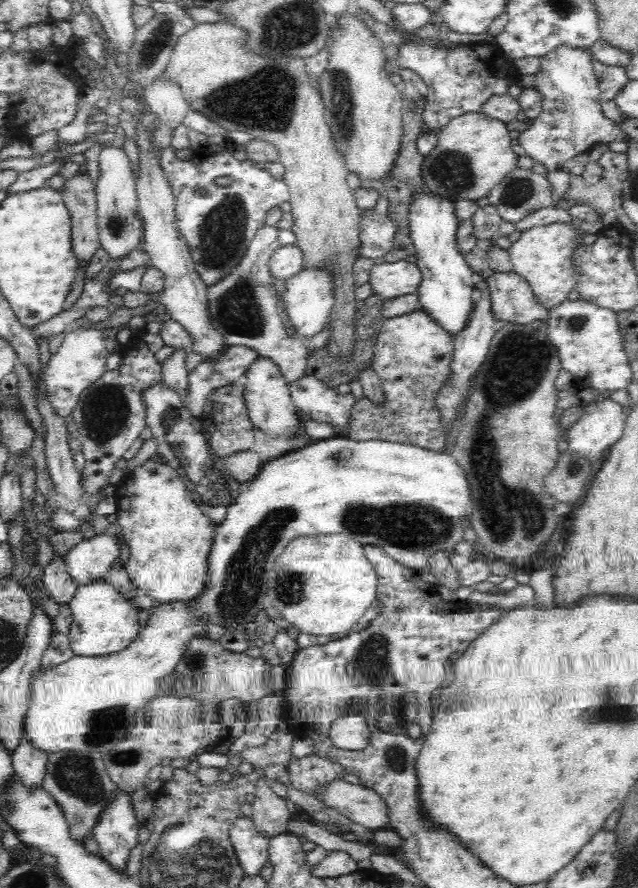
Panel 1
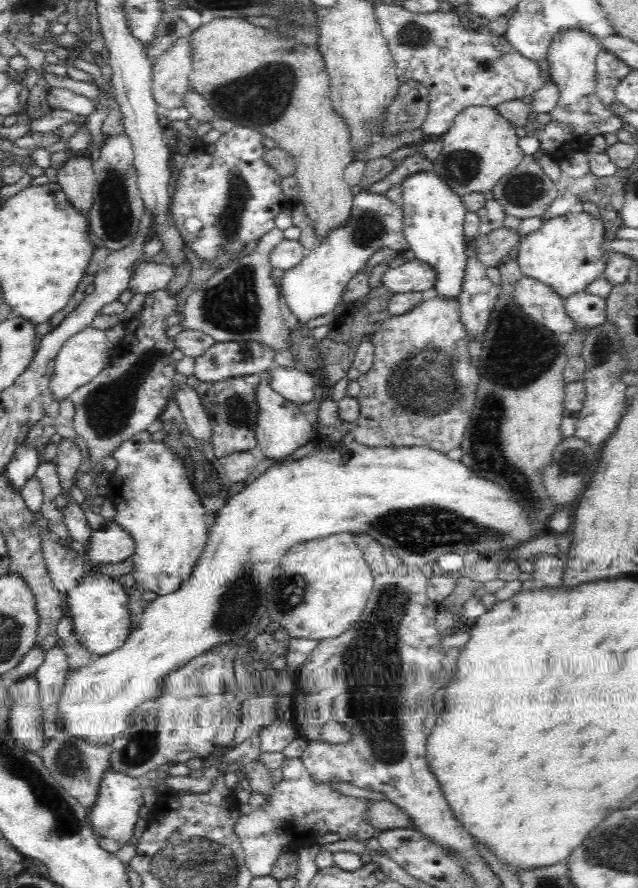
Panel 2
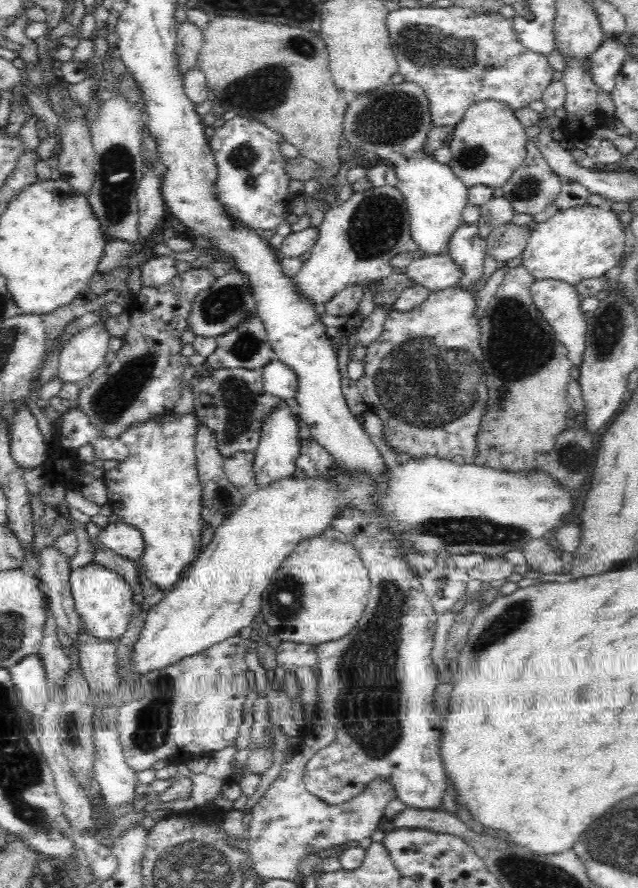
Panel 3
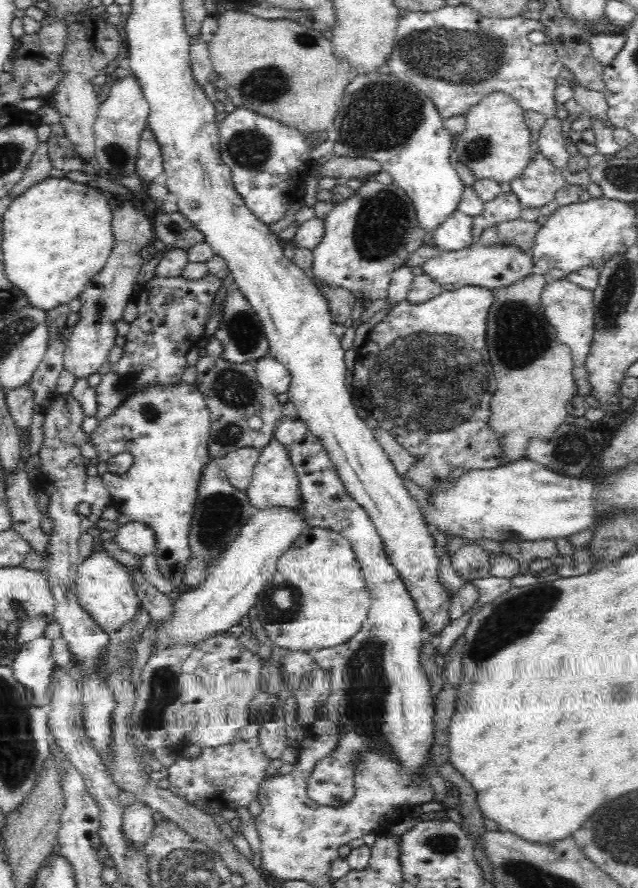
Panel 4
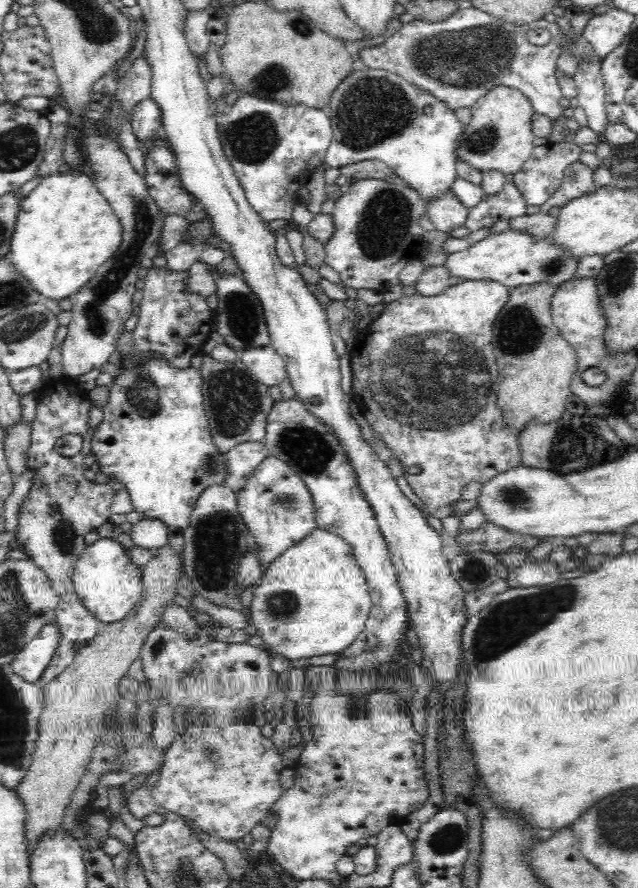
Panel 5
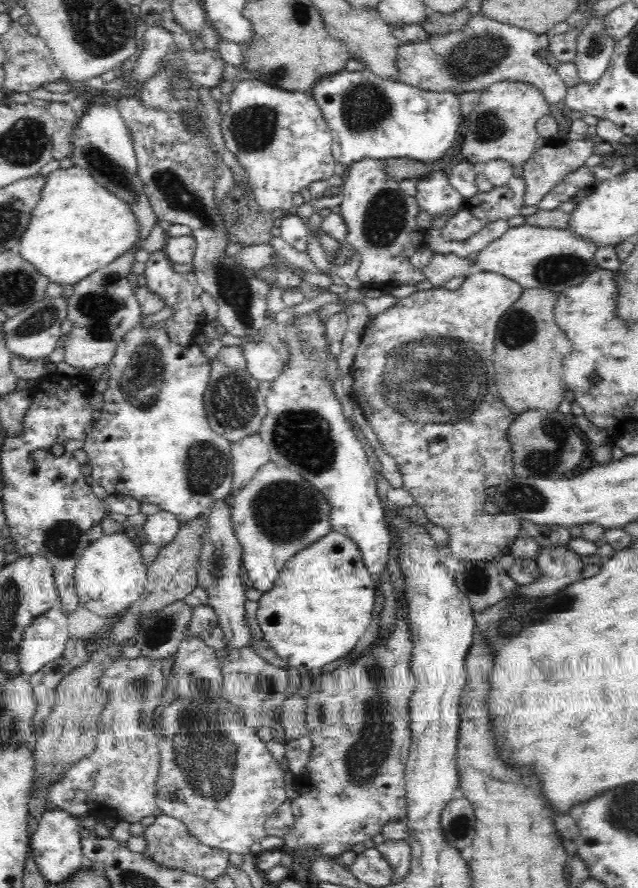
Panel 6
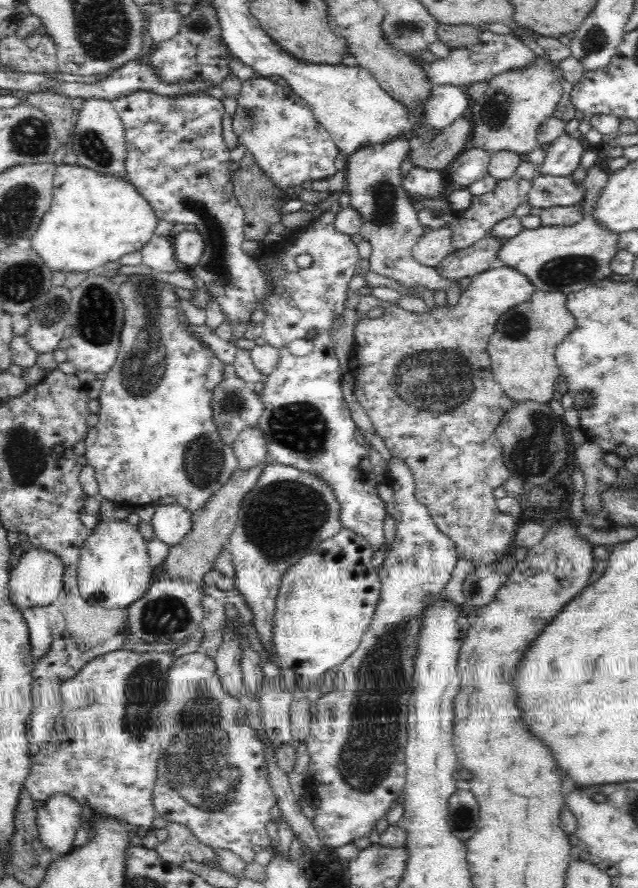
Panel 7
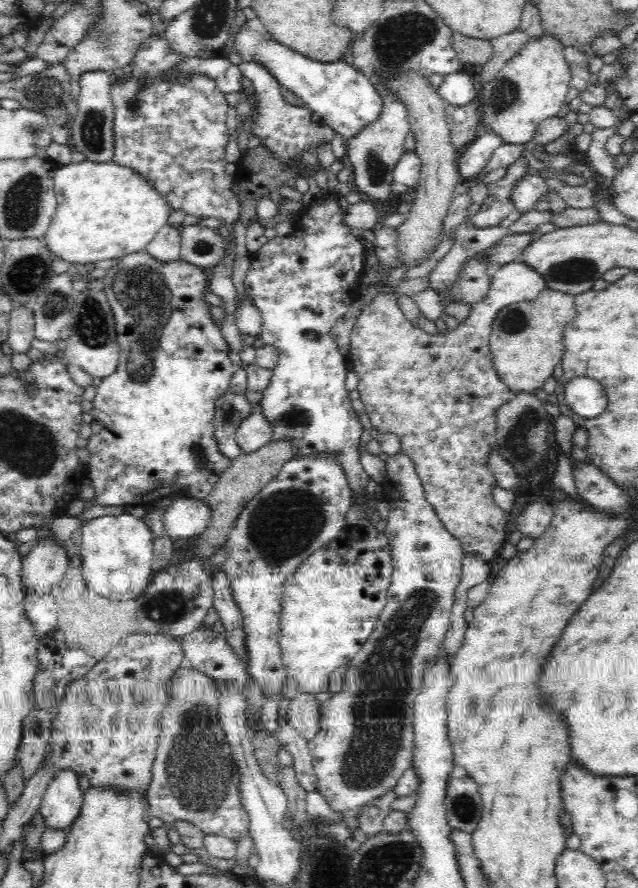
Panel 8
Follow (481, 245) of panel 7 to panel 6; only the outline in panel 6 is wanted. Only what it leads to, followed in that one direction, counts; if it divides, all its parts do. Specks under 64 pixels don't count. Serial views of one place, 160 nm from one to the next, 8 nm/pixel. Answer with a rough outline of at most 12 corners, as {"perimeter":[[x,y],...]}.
{"perimeter":[[435,253],[423,277],[433,288],[471,273],[471,259]]}

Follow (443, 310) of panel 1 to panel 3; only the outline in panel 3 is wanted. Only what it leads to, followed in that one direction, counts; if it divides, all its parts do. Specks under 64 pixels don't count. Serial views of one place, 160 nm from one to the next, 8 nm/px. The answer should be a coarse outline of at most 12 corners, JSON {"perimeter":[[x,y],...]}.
{"perimeter":[[415,82],[350,98],[344,144],[393,166],[413,243],[449,256],[467,190],[421,156]]}

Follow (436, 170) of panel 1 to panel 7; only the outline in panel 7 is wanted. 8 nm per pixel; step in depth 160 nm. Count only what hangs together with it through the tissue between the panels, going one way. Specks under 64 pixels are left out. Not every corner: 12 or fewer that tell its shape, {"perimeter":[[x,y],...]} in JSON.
{"perimeter":[[540,56],[469,105],[468,147],[528,154],[562,94]]}

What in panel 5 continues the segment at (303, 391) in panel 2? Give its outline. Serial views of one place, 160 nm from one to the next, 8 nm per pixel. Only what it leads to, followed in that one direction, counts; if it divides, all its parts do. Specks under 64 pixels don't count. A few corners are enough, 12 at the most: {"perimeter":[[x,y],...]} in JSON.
{"perimeter":[[270,346],[241,359],[268,389],[287,377],[284,360]]}

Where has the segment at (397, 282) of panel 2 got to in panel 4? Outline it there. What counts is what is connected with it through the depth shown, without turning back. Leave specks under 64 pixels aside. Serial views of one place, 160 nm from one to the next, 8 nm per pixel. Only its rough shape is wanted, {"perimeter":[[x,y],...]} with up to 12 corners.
{"perimeter":[[479,240],[419,267],[440,286],[493,291],[536,271],[528,252]]}

